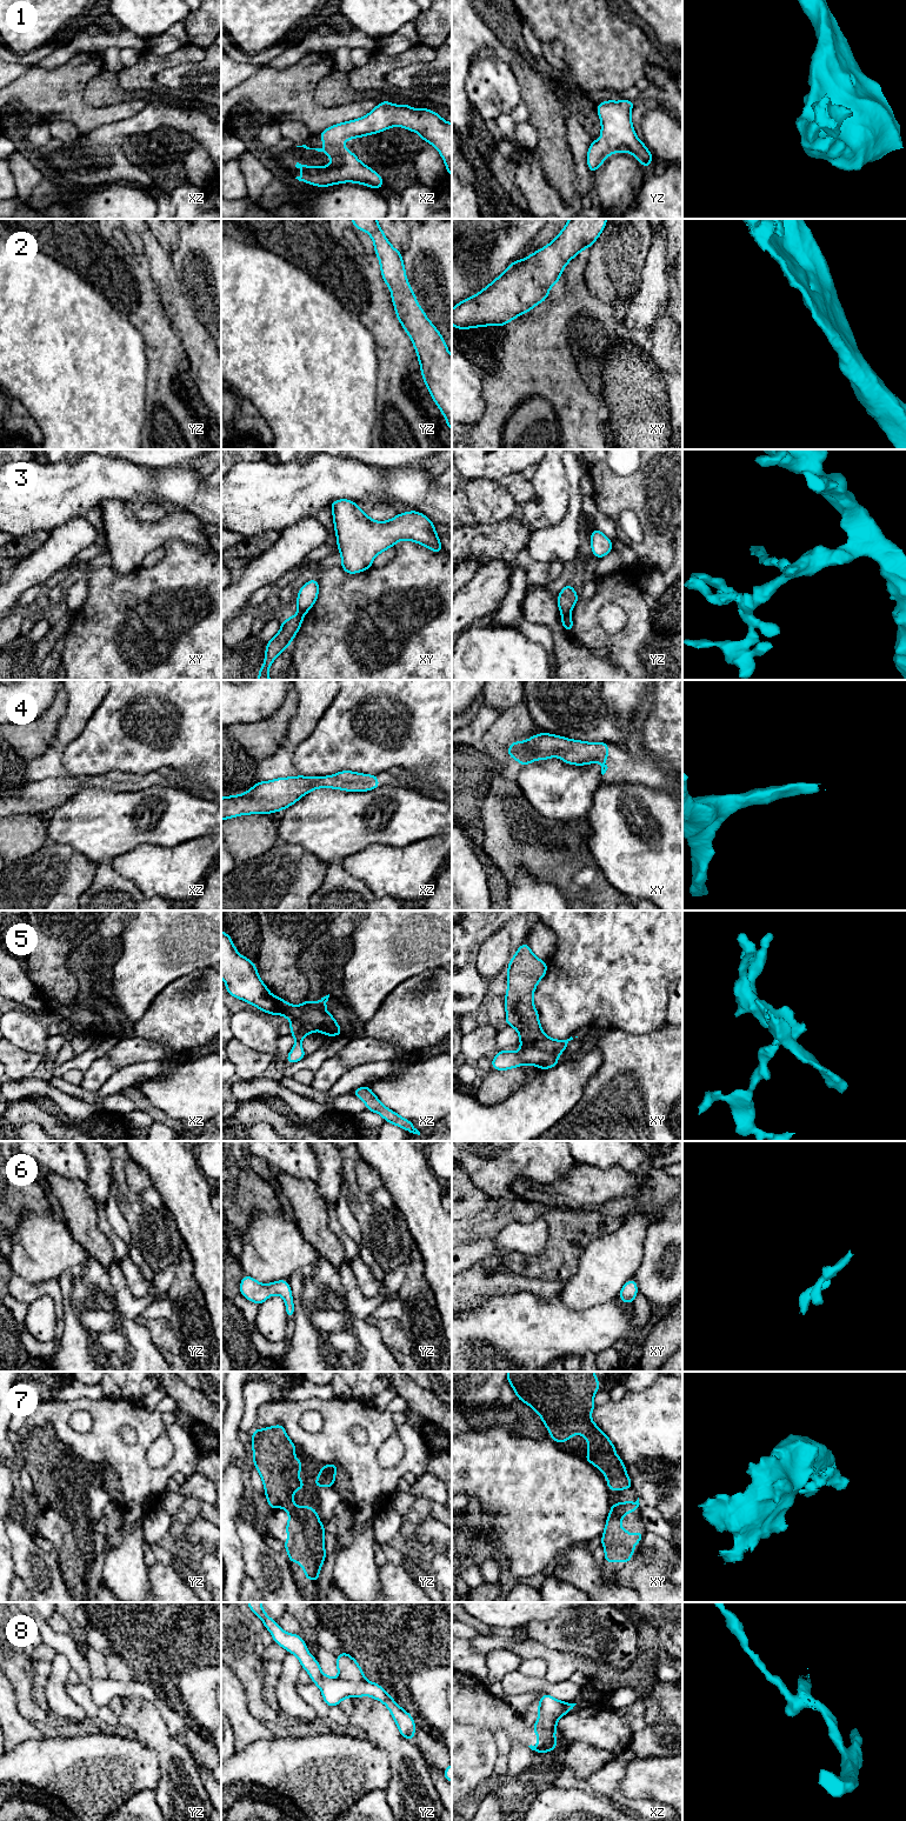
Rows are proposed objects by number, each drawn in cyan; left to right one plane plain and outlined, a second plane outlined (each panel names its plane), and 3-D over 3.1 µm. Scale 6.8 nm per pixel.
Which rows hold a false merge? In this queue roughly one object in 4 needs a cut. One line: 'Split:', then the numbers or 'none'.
Split: 3, 5, 8

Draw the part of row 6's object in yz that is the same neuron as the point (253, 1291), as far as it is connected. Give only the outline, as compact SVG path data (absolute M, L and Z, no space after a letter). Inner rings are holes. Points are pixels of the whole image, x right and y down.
M244 1275L240 1283L240 1294L244 1295L248 1301L255 1302L259 1306L271 1295L278 1294L285 1300L287 1318L294 1318L294 1302L287 1280L278 1280L272 1283L262 1285L252 1276Z

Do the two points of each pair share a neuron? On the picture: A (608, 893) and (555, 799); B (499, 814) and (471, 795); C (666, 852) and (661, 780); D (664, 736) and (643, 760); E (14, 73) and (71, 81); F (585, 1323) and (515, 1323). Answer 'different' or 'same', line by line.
A: different
B: different
C: different
D: different
E: different
F: same

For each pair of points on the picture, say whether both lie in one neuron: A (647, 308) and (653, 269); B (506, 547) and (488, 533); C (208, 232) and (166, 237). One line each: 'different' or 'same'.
A: same
B: same
C: different

